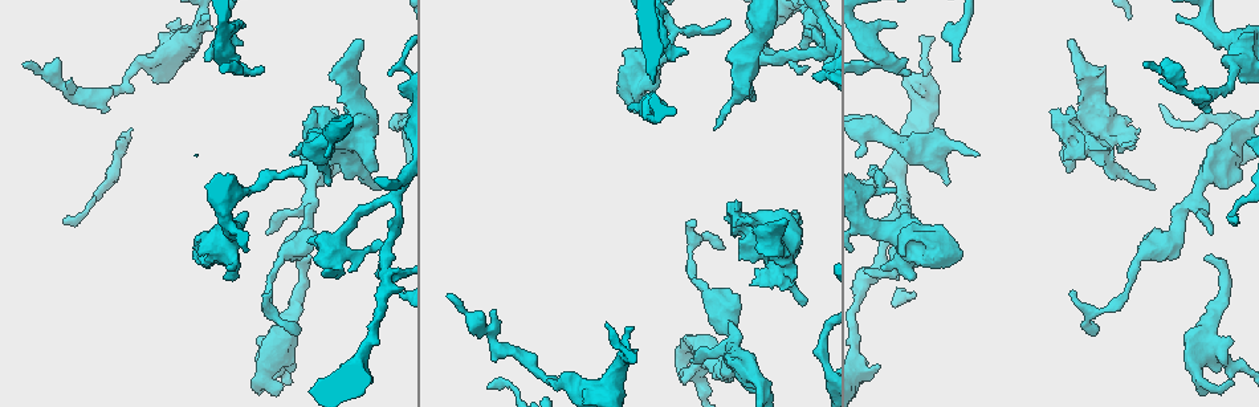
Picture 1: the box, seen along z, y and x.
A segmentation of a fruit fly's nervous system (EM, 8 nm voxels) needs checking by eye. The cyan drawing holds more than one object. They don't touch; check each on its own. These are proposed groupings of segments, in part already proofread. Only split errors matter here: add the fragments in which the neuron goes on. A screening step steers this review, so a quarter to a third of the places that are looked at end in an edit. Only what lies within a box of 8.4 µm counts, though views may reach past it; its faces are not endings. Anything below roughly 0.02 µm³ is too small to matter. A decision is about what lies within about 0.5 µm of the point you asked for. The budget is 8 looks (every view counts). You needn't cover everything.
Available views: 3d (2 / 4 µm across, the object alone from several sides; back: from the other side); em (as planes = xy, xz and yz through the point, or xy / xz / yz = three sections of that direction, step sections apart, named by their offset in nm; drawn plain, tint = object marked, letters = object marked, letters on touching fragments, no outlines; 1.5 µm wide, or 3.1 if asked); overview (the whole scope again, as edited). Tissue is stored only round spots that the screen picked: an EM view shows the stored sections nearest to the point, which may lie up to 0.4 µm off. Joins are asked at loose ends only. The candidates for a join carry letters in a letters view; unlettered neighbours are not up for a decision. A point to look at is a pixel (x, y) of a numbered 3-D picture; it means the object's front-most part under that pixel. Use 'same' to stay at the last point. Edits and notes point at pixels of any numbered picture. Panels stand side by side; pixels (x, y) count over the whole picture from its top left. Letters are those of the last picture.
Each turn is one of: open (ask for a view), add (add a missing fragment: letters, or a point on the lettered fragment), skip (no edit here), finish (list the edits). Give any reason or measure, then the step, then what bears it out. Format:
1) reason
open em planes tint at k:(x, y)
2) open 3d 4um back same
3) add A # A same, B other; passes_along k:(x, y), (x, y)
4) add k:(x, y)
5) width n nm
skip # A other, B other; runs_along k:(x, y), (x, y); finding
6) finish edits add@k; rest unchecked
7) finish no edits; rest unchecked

tapers out
open em xz step 4 letters at 1:(695, 222)

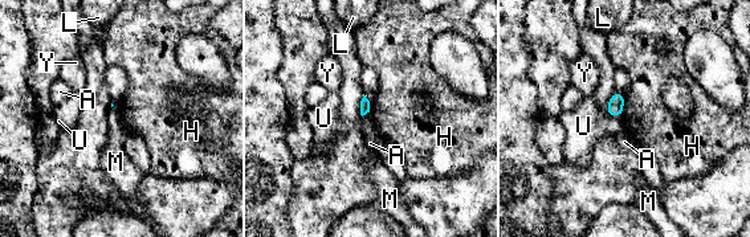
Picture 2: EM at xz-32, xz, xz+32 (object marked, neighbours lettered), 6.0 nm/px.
longest_contact H 130 nm
skip # A other, H other, L other, M other, U other, Y other; none of them fits

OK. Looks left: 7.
branch stops here
open em yz step 8 tint at 1:(226, 279)

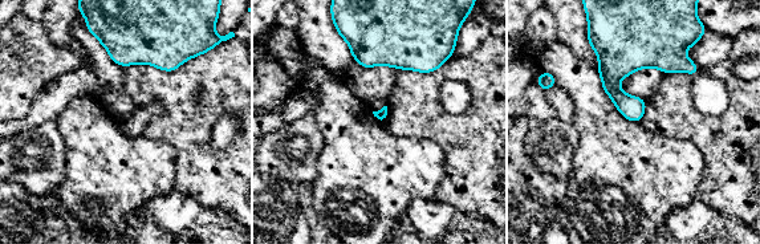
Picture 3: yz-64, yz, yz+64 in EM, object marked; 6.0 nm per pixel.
open em planes letters same

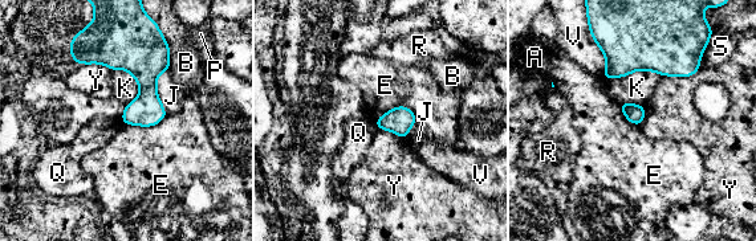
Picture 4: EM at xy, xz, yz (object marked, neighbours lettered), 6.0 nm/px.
skip # A other, B other, E other, J other, K other, P other, Q other, R other, S other, V other, Y other; border 4:(417, 118), (394, 106), (376, 119); none of them fits

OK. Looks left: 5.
an open end
open 3d 2um at 1:(803, 305)

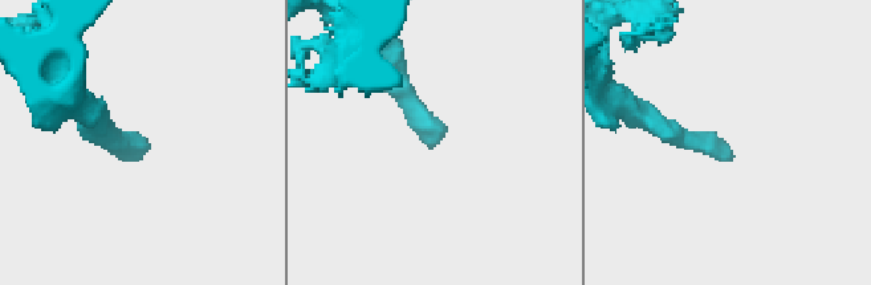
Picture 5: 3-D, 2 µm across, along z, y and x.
now the EM
open em planes letters at 5:(134, 159)

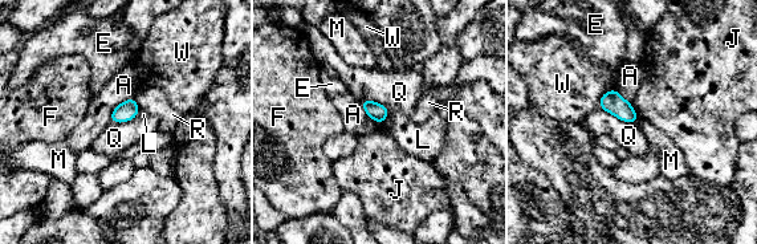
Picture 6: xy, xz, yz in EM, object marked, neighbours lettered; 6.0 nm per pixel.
skip # A other, E other, F other, J other, L other, M other, Q other, R other, W other; border 6:(359, 101), (383, 104), (389, 116); no lettered fragment goes on from it

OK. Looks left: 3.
finish no edits; rest unchecked

